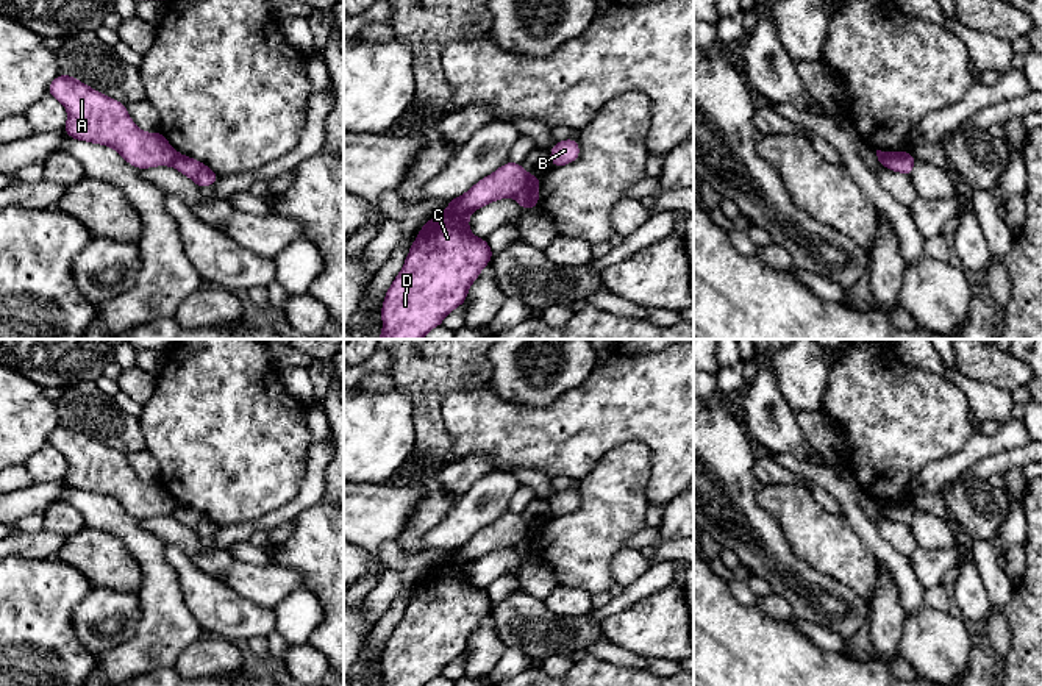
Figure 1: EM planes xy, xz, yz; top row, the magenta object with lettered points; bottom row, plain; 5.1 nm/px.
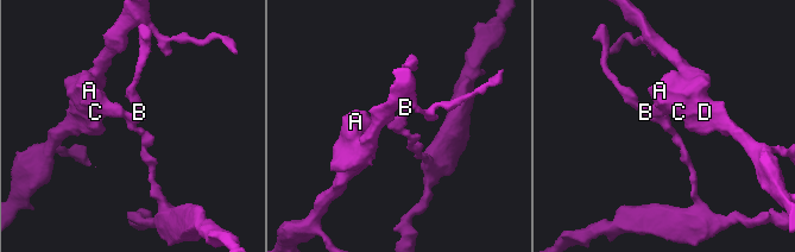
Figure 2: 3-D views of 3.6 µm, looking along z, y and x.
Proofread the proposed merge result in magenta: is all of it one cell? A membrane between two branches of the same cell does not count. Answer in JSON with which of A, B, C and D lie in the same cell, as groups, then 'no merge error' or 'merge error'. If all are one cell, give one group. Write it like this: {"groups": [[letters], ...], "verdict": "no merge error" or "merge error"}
{"groups": [["A", "C", "D"], ["B"]], "verdict": "merge error"}

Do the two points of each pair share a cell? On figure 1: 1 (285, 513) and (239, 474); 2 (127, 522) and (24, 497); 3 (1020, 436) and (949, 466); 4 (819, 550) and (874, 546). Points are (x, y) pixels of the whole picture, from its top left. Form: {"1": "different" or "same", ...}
{"1": "different", "2": "different", "3": "same", "4": "different"}

